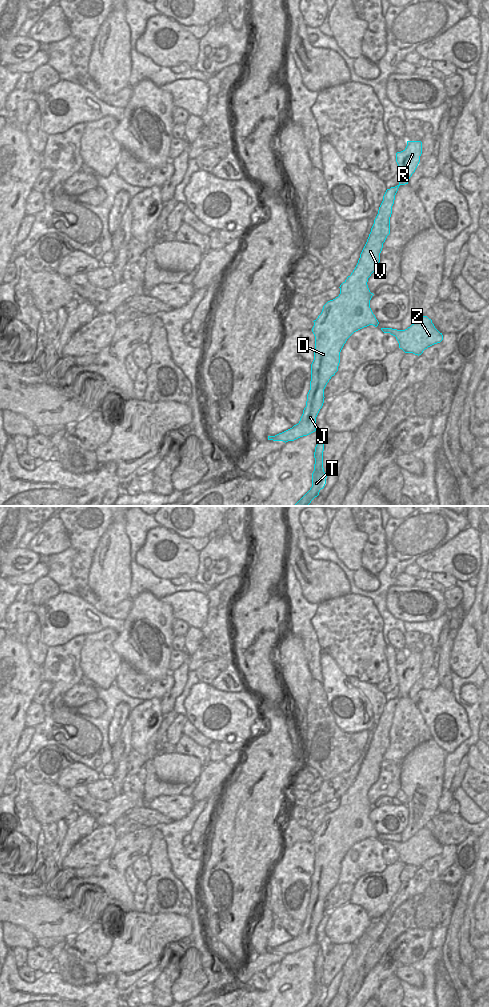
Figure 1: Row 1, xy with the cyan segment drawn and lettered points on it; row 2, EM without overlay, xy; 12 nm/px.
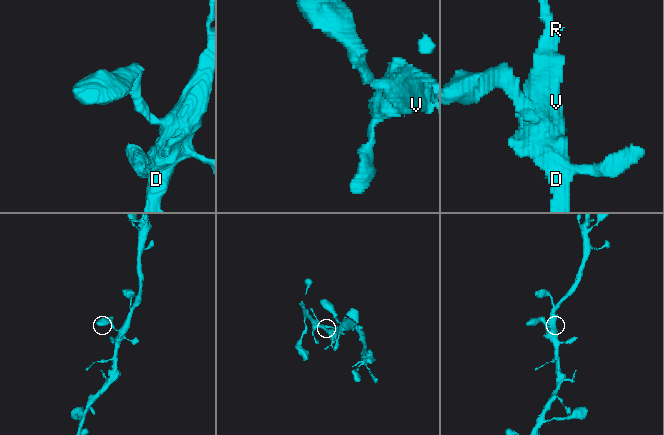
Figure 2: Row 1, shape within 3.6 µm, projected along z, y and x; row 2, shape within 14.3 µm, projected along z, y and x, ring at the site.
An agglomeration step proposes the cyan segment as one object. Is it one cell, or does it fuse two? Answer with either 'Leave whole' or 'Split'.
Leave whole.

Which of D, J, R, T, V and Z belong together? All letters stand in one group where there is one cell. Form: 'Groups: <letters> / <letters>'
Groups: D J R T V Z

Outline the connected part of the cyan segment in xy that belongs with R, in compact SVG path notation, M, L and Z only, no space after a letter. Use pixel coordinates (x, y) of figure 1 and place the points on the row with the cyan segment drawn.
M407 141L406 148L396 153L399 184L386 190L358 263L340 285L339 296L328 301L321 314L313 321L314 360L311 364L310 390L300 421L282 433L268 436L268 440L286 443L316 431L316 417L325 398L324 389L338 371L344 344L354 332L369 325L378 326L379 322L370 308L370 300L374 294L370 292L367 282L379 266L383 243L390 234L395 195L400 185L408 184L420 162L421 154L421 141Z

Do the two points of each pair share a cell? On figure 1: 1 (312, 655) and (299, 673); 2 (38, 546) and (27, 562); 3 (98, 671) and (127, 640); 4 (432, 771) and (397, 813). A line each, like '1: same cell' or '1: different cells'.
1: different cells
2: different cells
3: different cells
4: different cells

